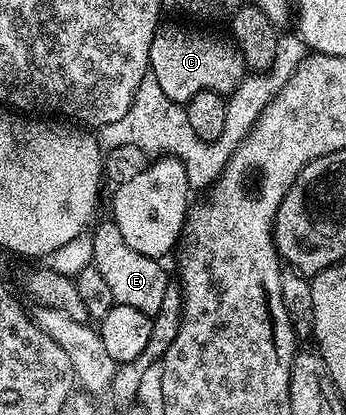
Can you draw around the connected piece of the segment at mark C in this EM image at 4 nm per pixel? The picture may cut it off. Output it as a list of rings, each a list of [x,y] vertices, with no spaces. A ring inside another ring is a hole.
[[[162,22],[151,41],[149,70],[155,81],[159,81],[163,93],[167,93],[171,101],[184,105],[191,97],[195,97],[195,93],[214,91],[228,96],[236,90],[241,79],[247,75],[247,68],[240,51],[228,38],[225,39],[208,35],[205,31],[196,31],[193,27]]]

